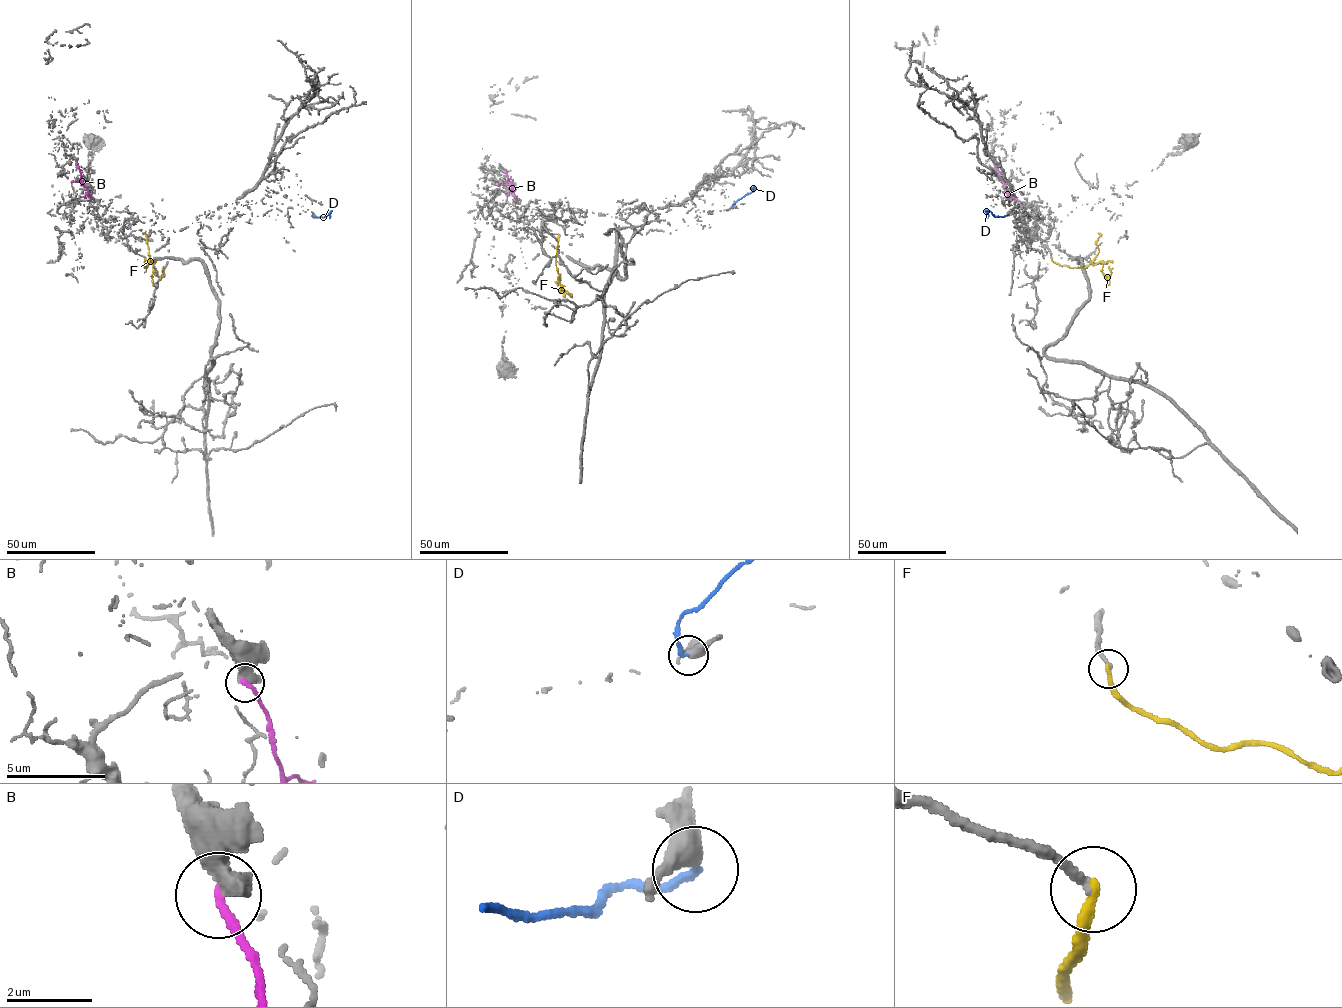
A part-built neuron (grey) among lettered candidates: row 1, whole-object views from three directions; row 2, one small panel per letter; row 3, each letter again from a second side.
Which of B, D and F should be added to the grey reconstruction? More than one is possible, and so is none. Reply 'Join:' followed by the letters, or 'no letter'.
Join: no letter

